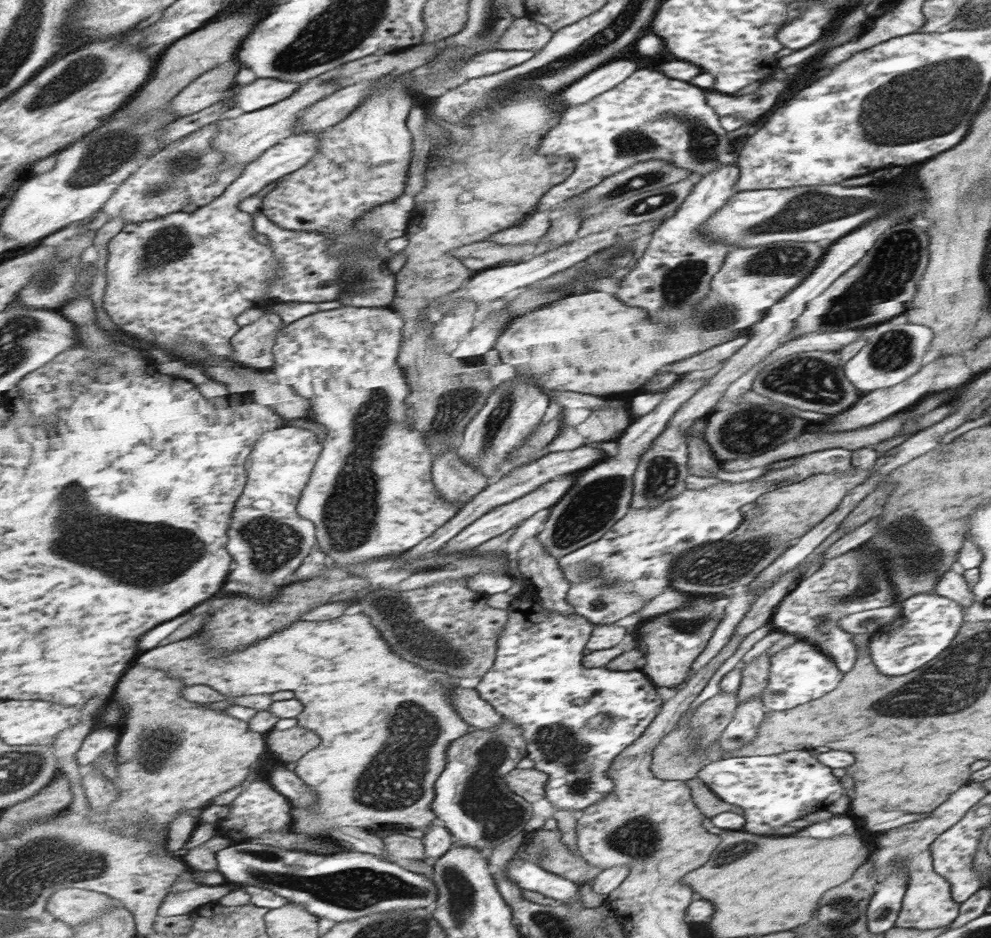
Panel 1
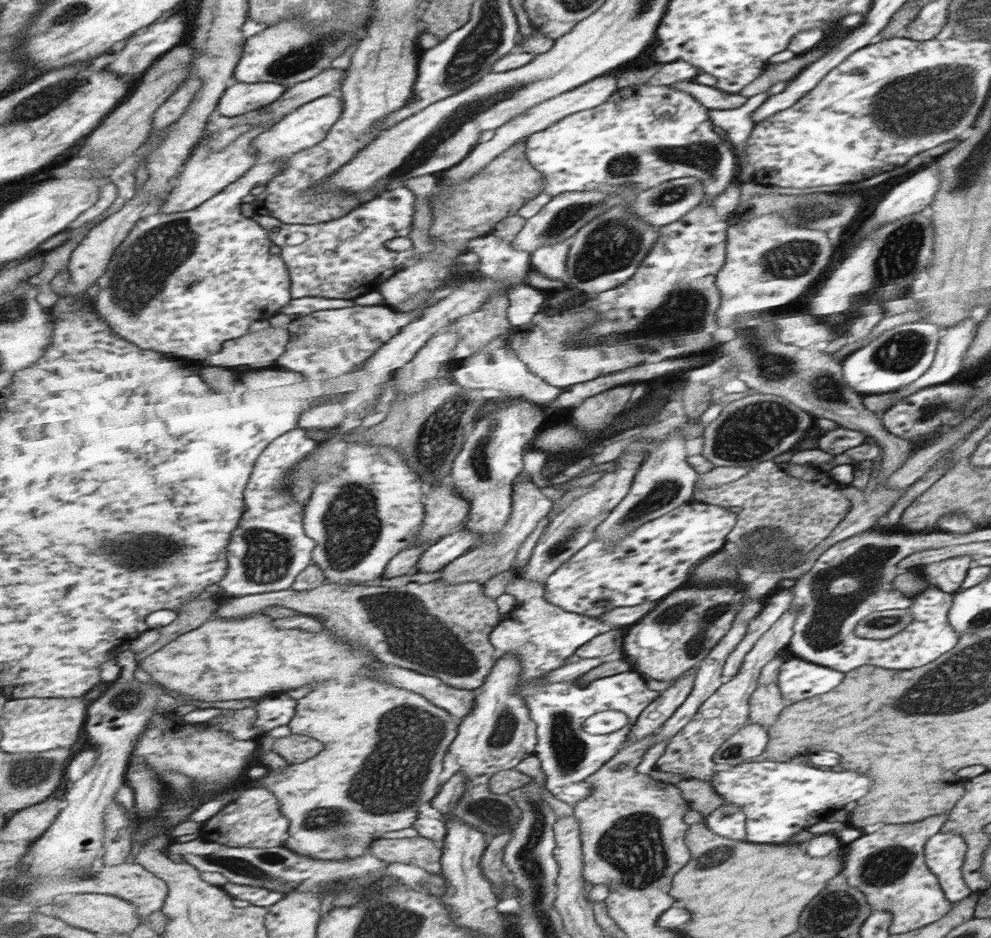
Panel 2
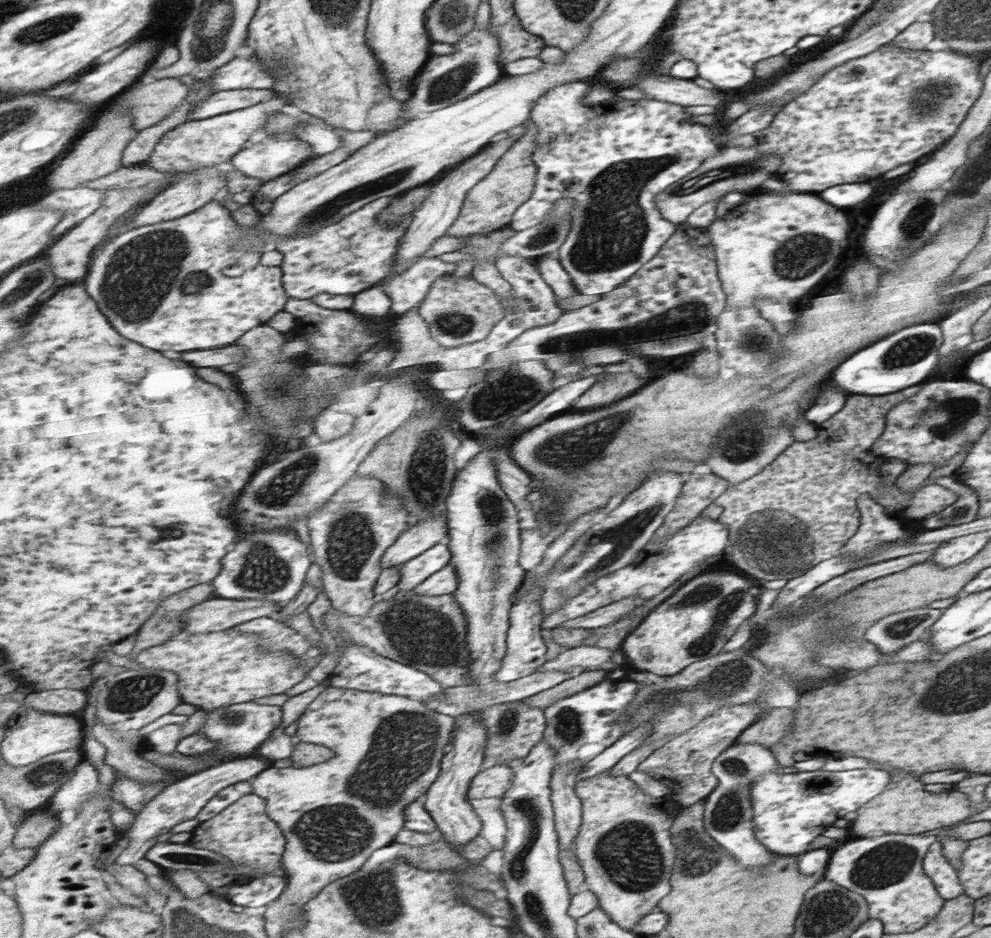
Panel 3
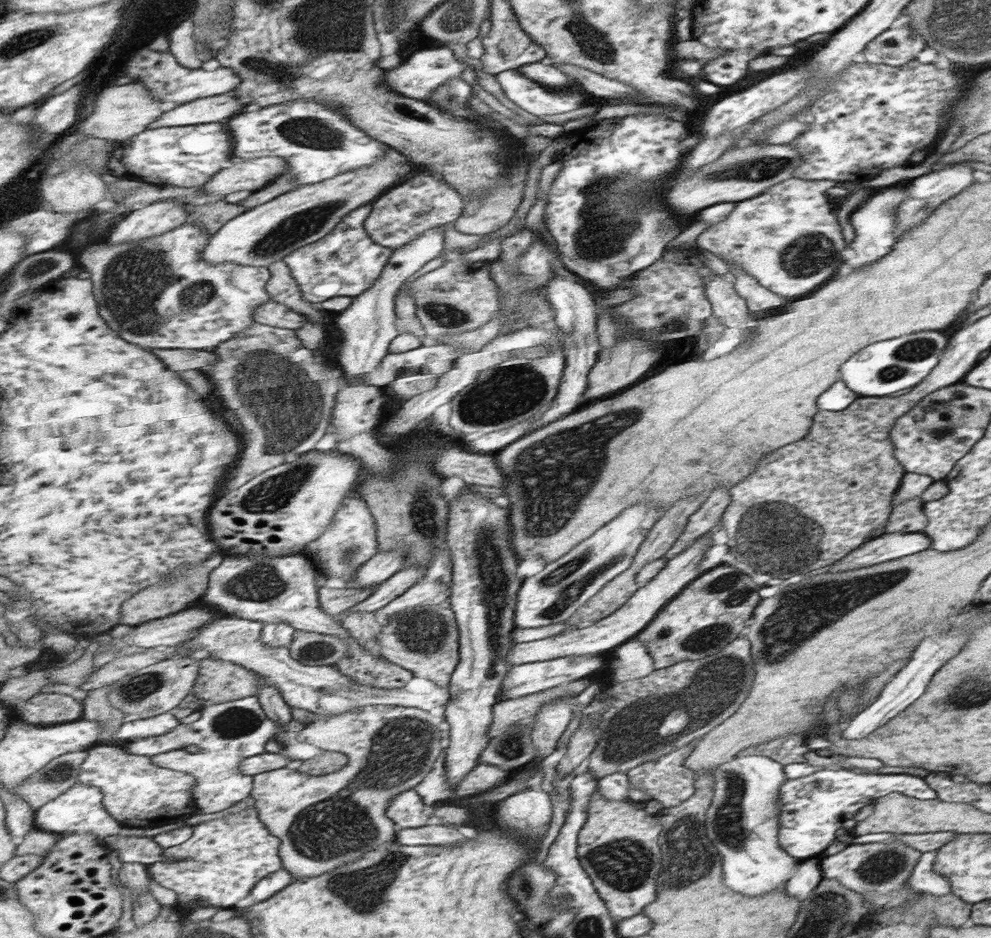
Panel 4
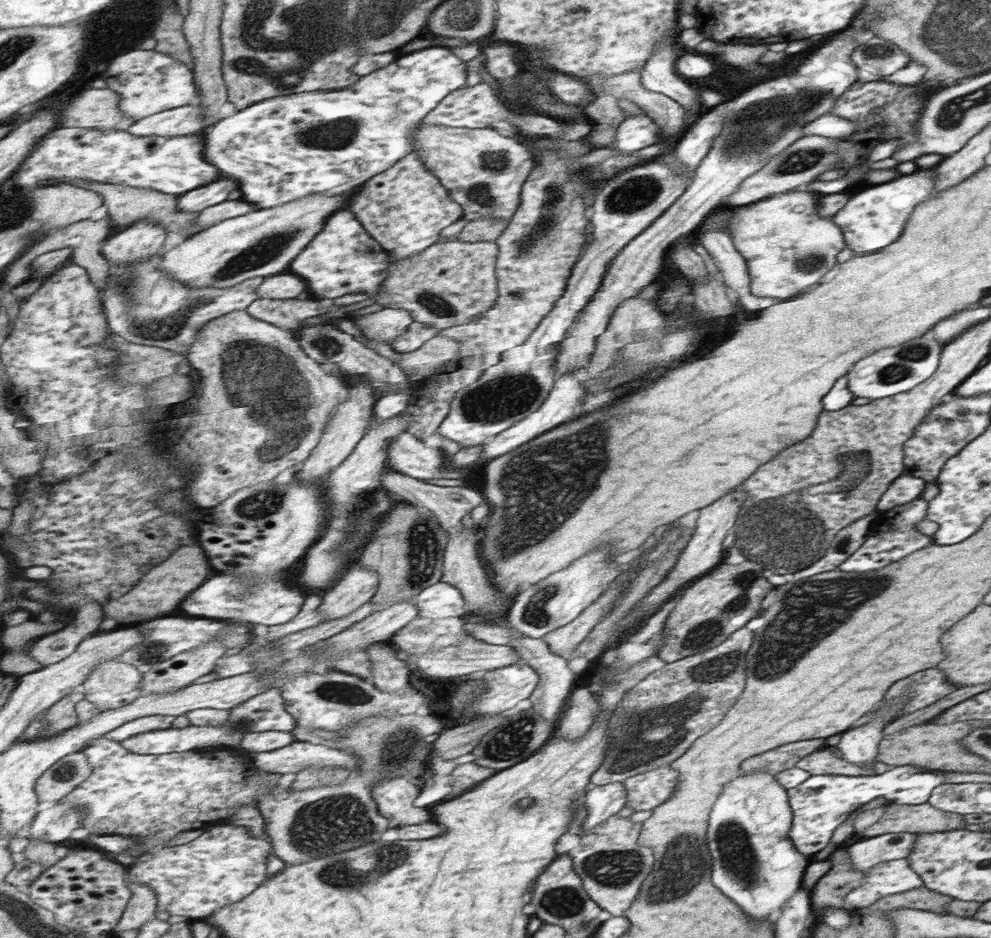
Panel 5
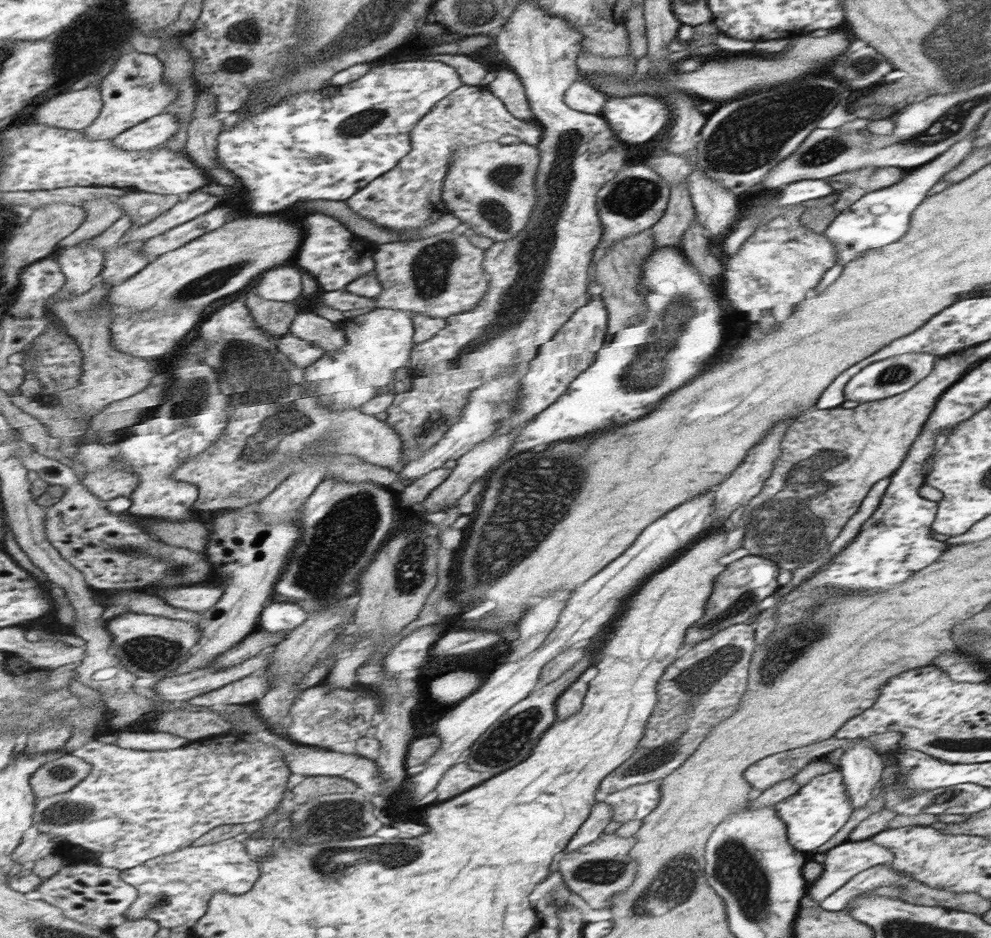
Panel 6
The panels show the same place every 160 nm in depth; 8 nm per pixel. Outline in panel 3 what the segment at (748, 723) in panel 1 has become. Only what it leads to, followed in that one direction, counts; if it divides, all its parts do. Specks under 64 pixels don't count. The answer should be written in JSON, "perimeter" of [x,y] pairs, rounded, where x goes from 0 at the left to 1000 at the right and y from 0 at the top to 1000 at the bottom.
{"perimeter":[[[740,791],[727,802],[717,813],[716,822],[725,829],[724,838],[709,852],[710,885],[724,900],[728,900],[736,910],[750,923],[770,923],[776,919],[778,908],[774,908],[761,892],[759,881],[758,851],[755,840],[762,828],[772,824],[792,824],[795,820],[783,814],[778,801],[766,792]]]}

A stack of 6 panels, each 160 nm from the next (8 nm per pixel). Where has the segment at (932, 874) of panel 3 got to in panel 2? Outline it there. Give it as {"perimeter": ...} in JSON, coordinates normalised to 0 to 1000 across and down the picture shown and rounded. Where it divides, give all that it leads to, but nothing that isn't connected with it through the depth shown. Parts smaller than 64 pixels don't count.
{"perimeter":[[[948,887],[938,891],[930,903],[933,921],[946,935],[954,959],[961,964],[979,953],[971,928],[975,905],[975,898],[969,889]]]}

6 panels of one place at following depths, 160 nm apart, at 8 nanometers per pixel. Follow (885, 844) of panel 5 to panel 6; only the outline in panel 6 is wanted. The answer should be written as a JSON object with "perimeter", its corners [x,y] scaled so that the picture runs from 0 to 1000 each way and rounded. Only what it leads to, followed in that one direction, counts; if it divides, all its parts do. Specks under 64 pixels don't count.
{"perimeter":[[[879,893],[847,900],[835,906],[829,931],[825,938],[816,945],[813,955],[820,962],[826,963],[866,930],[881,922],[899,919],[900,915],[901,909],[897,904],[883,900]]]}

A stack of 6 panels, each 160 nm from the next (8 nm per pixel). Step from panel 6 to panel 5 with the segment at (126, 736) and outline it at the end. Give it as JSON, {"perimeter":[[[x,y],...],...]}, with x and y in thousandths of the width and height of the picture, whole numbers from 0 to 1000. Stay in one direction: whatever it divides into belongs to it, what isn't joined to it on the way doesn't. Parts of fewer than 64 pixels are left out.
{"perimeter":[[[275,732],[261,742],[236,753],[231,757],[227,770],[211,774],[191,773],[189,776],[170,776],[134,785],[122,793],[136,804],[171,804],[171,802],[189,802],[199,797],[219,796],[245,799],[245,788],[254,780],[286,779],[296,780],[298,765],[288,757],[288,746],[284,735]]]}

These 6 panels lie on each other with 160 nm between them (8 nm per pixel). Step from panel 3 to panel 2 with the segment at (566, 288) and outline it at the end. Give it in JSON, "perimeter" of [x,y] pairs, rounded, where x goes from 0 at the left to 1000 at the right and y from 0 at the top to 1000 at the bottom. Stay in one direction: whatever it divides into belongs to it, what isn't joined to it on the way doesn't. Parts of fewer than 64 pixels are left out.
{"perimeter":[[[576,256],[552,260],[537,271],[537,284],[554,297],[563,297],[573,286],[574,261]]]}

